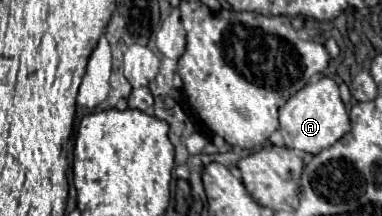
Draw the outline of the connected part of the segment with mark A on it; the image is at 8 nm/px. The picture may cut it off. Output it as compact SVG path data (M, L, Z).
M320 78L316 84L306 84L280 108L280 134L284 144L306 154L318 154L350 132L350 118L340 100L338 84L332 78Z

